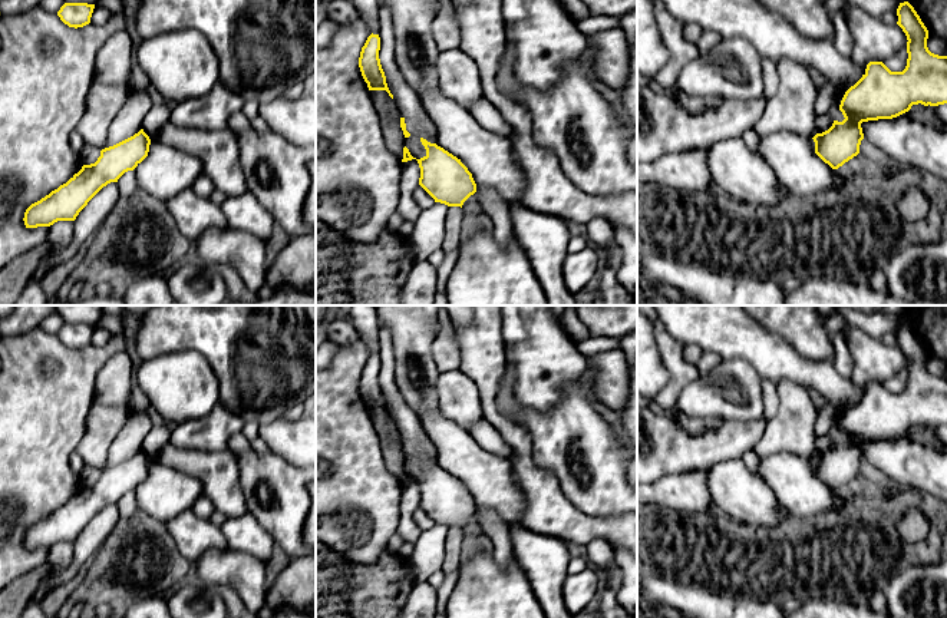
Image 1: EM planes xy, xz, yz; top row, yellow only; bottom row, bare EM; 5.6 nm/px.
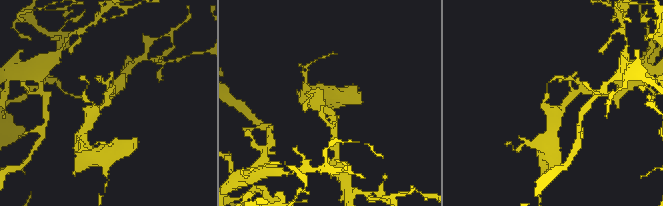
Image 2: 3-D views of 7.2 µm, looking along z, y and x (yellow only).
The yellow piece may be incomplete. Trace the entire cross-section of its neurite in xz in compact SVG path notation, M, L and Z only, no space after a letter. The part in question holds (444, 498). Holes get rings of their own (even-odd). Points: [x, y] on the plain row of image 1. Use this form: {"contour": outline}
{"contour": "M420 459L426 476L416 480L420 489L419 506L435 520L448 528L461 528L476 513L476 505L468 489L436 465Z"}

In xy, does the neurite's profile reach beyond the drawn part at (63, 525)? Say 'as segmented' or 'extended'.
as segmented

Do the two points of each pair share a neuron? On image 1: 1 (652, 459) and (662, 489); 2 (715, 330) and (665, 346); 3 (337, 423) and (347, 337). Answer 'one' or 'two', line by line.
1: two
2: two
3: two

